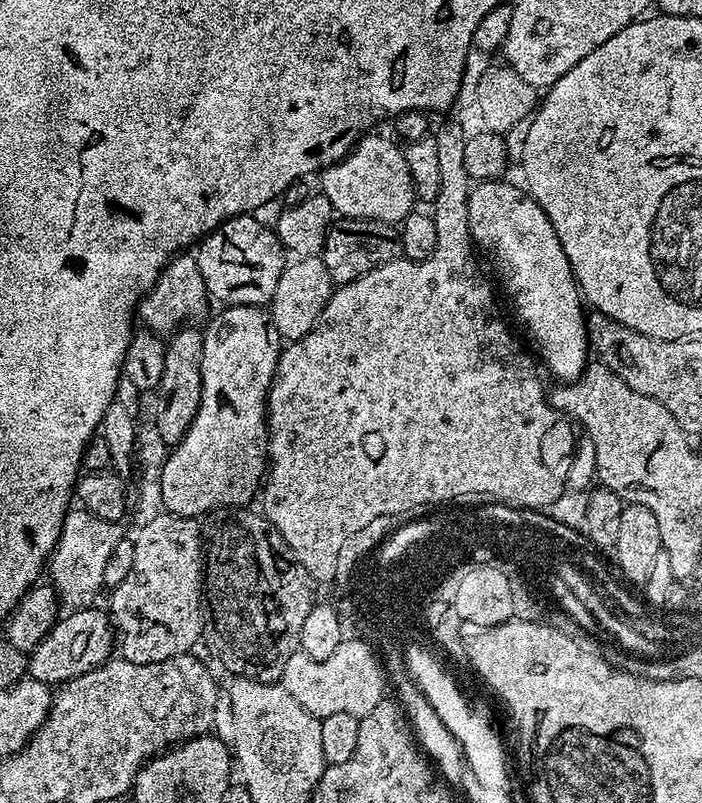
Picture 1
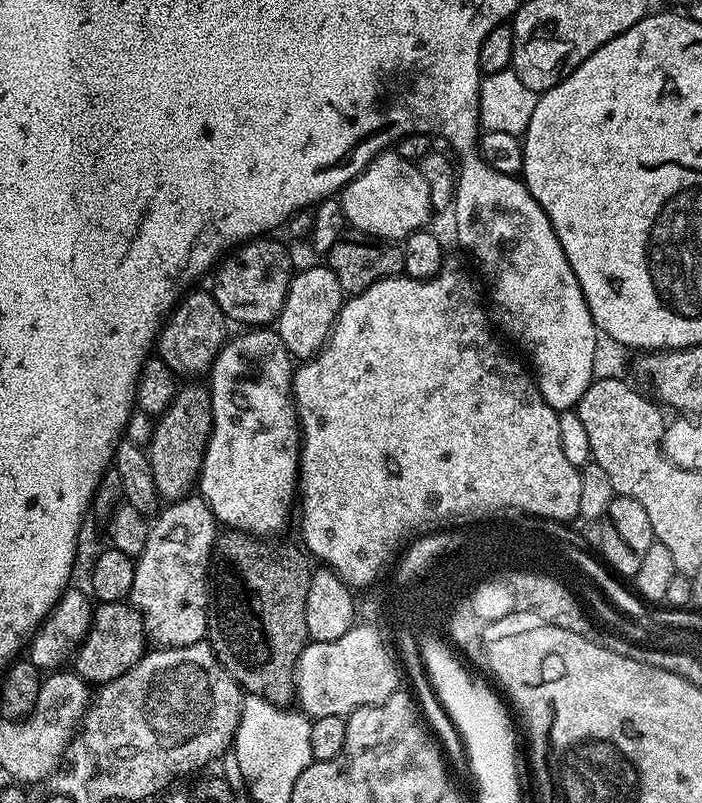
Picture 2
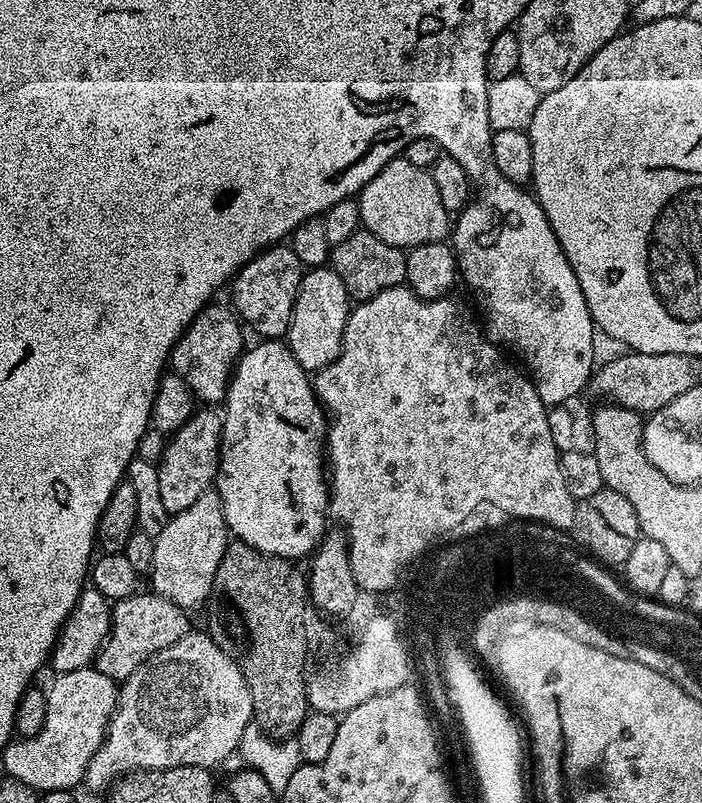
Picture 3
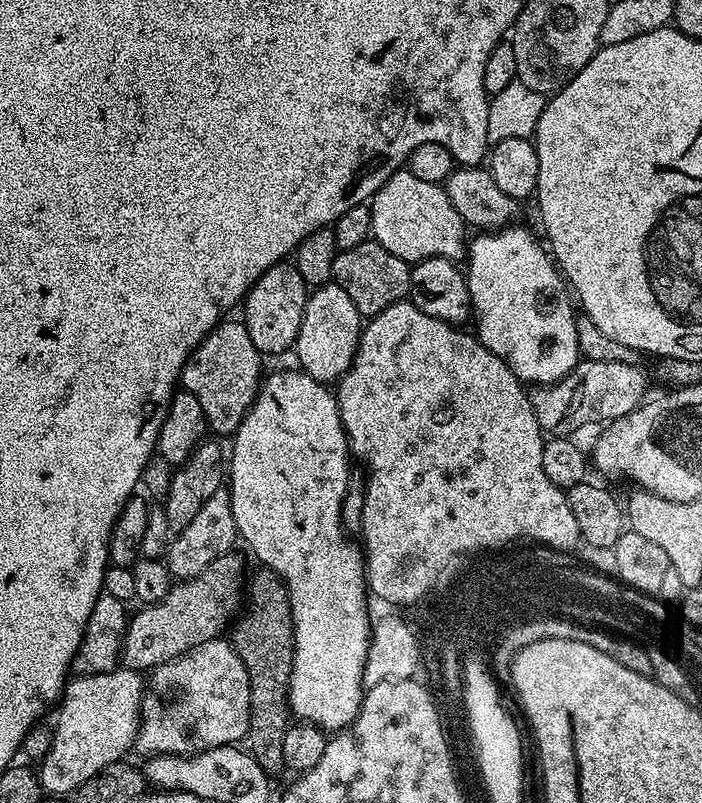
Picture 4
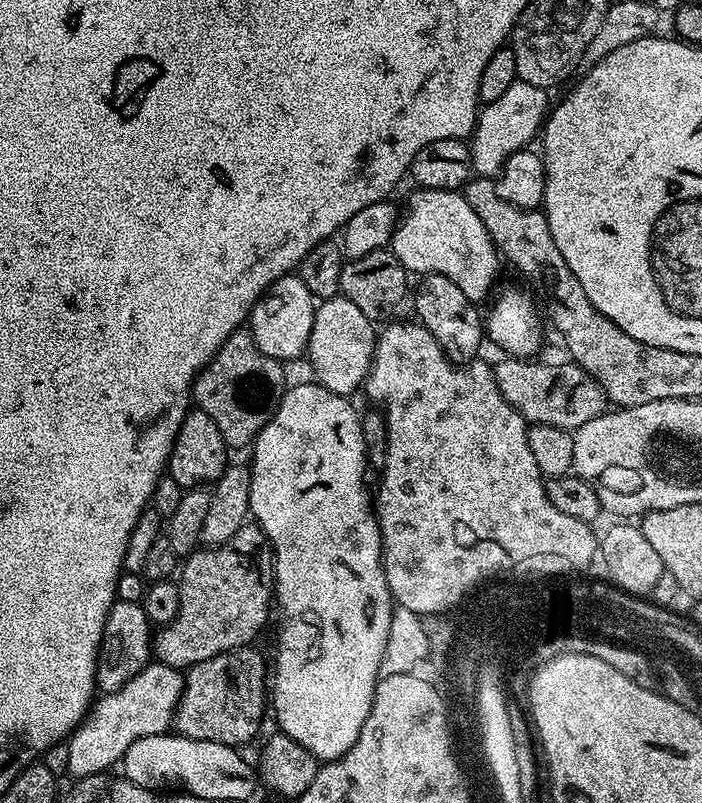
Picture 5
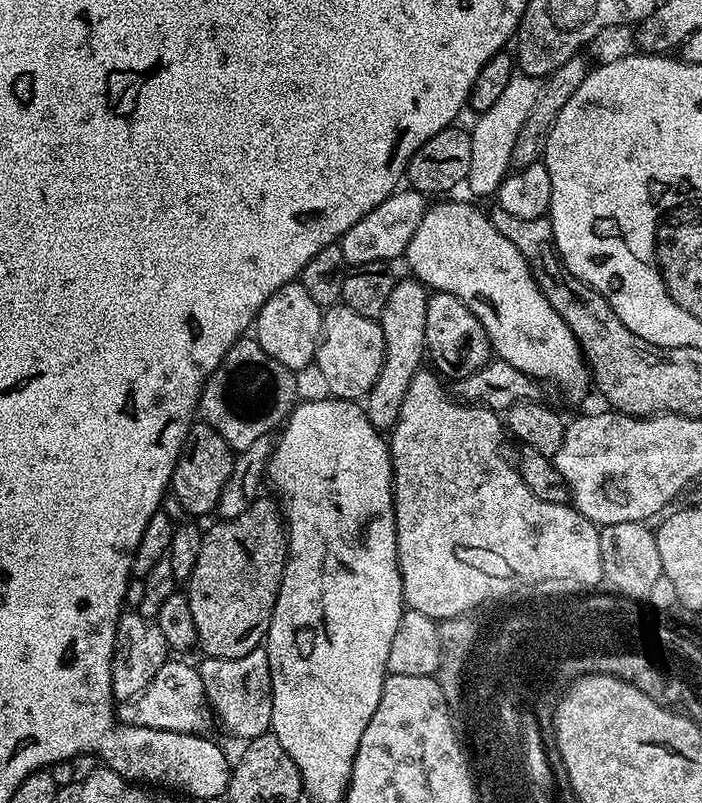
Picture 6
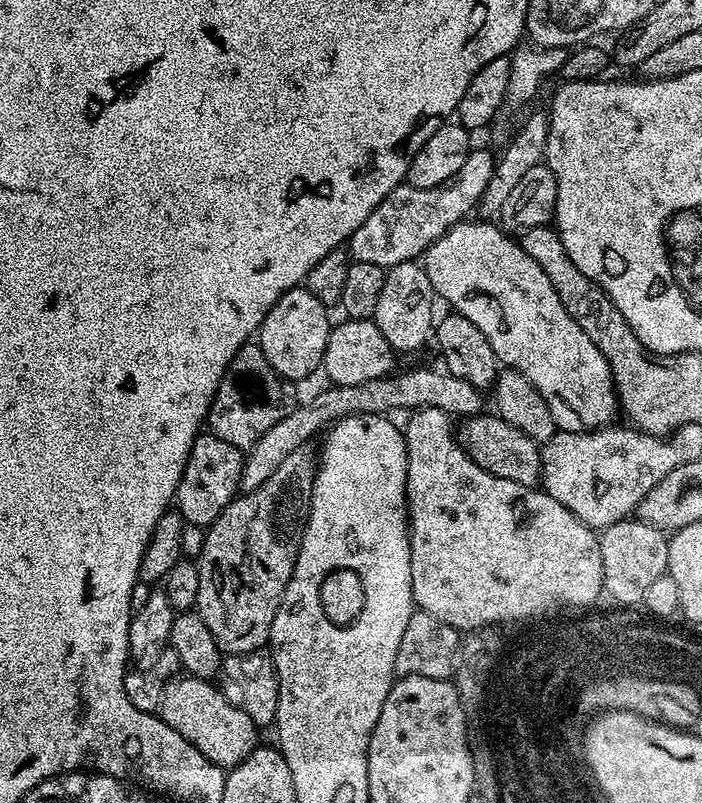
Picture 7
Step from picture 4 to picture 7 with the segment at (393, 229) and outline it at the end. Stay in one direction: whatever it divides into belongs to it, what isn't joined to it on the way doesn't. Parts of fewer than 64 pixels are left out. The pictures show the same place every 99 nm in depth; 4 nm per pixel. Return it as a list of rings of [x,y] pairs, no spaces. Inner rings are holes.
[[[465,218],[453,228],[448,228],[446,234],[442,234],[442,238],[438,238],[438,242],[430,245],[422,257],[424,269],[430,278],[430,286],[441,301],[445,300],[449,304],[447,306],[449,309],[459,312],[461,316],[470,318],[470,322],[474,322],[474,326],[478,326],[478,330],[482,330],[482,334],[486,334],[490,346],[494,346],[494,354],[501,365],[507,366],[511,371],[523,374],[542,394],[542,398],[546,398],[546,406],[550,406],[550,414],[554,414],[554,422],[559,431],[592,432],[595,428],[611,425],[615,421],[612,419],[615,418],[616,412],[618,416],[618,395],[616,379],[612,376],[606,358],[602,358],[602,350],[598,350],[598,346],[594,346],[594,342],[590,342],[586,330],[582,330],[582,326],[578,326],[578,322],[574,322],[574,318],[570,318],[570,314],[562,306],[554,286],[550,286],[550,278],[546,278],[542,266],[538,266],[538,262],[534,262],[534,258],[530,258],[530,254],[526,254],[526,250],[522,250],[522,246],[513,237],[511,240],[507,235],[511,236],[503,227],[492,222],[485,222],[480,218]]]

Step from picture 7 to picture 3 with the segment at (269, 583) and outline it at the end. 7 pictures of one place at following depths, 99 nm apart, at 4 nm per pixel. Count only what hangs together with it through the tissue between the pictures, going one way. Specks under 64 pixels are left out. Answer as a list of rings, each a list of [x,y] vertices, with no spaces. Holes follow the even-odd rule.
[[[140,590],[130,598],[117,600],[111,605],[111,610],[112,628],[100,653],[96,655],[94,667],[106,674],[106,678],[117,682],[130,678],[138,666],[142,666],[154,654],[174,646],[174,642],[178,642],[190,631],[189,613],[151,590]]]

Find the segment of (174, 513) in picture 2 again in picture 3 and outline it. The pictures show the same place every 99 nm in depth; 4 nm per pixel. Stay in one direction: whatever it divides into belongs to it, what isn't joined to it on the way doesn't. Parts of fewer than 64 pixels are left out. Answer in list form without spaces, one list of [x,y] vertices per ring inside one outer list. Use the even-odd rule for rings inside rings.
[[[209,490],[186,510],[169,515],[165,529],[154,537],[154,558],[150,573],[151,591],[185,610],[193,610],[212,595],[212,580],[230,543],[222,498]]]

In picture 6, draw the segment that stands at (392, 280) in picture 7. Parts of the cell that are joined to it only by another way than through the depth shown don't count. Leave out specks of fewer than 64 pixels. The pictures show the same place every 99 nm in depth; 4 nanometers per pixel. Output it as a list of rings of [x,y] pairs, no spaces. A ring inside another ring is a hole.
[[[415,278],[397,279],[394,290],[390,290],[390,300],[386,310],[382,310],[378,321],[384,335],[384,361],[378,378],[364,400],[364,409],[371,425],[381,432],[391,431],[396,424],[405,401],[406,391],[426,360],[424,339],[426,338],[426,306],[429,289]]]

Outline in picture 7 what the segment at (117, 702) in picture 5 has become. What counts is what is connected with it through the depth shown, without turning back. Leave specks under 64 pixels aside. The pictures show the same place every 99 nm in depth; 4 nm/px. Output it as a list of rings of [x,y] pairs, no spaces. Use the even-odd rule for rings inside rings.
[[[187,674],[173,680],[171,684],[164,687],[164,697],[160,703],[158,715],[166,722],[166,726],[178,730],[178,734],[182,734],[182,738],[186,738],[186,742],[194,745],[211,764],[217,764],[219,768],[225,770],[242,762],[258,746],[258,740],[256,740],[258,725],[250,718],[250,714],[246,714],[244,710],[238,710],[238,706],[230,703],[212,680],[199,680],[197,676]]]

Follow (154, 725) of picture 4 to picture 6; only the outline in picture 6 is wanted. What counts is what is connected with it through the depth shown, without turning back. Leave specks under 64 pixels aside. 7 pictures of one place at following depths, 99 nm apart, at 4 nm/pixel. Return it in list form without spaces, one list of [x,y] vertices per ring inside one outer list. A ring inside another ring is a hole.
[[[259,647],[250,654],[242,654],[242,658],[220,660],[209,656],[201,661],[198,671],[202,686],[218,724],[230,735],[241,736],[244,742],[265,735],[272,727],[272,671],[267,651]]]

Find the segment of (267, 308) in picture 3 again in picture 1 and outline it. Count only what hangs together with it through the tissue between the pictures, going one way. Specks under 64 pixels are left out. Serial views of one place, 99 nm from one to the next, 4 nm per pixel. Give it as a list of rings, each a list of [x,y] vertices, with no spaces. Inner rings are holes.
[[[245,214],[222,222],[199,241],[195,249],[196,265],[198,270],[202,270],[202,282],[206,282],[209,297],[215,303],[217,300],[217,305],[258,308],[272,303],[278,278],[282,278],[286,267],[286,253],[275,231],[256,218],[255,215]]]

